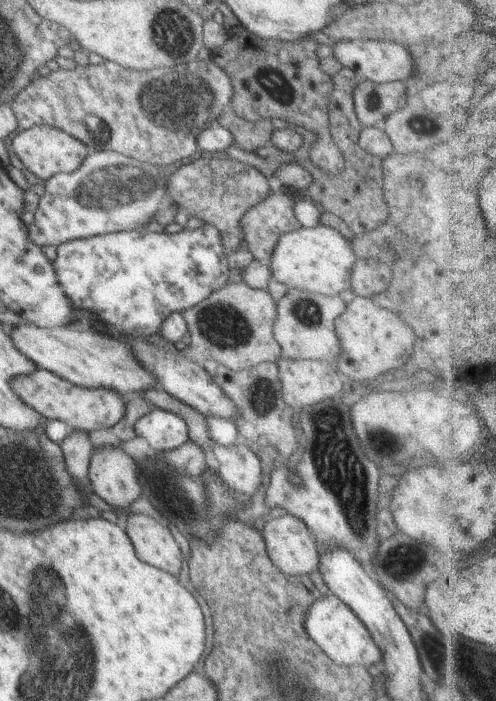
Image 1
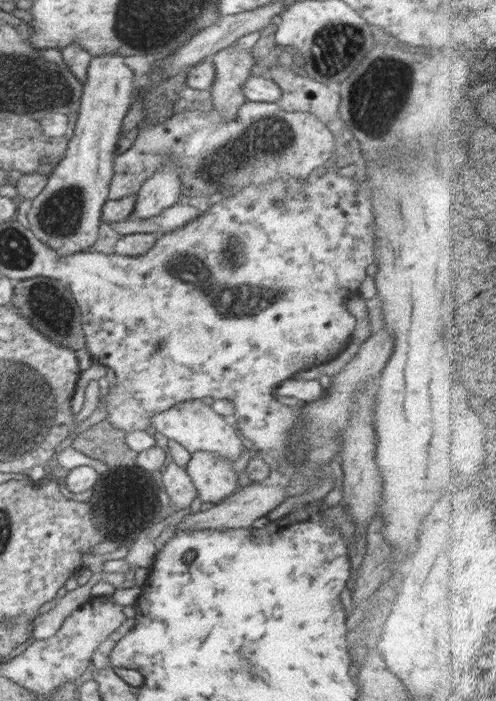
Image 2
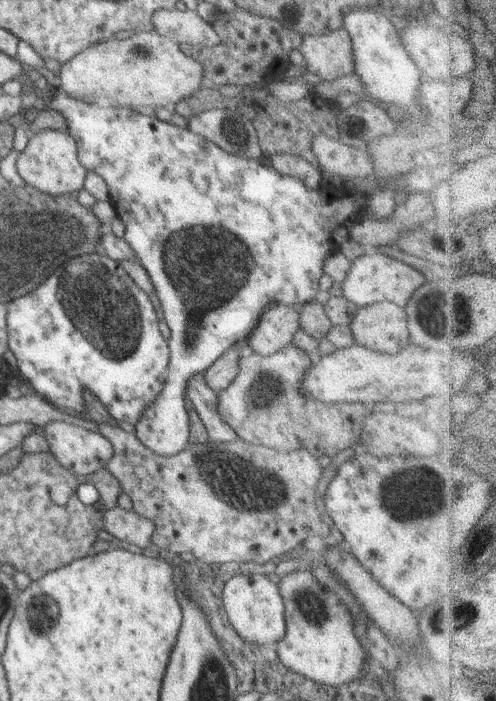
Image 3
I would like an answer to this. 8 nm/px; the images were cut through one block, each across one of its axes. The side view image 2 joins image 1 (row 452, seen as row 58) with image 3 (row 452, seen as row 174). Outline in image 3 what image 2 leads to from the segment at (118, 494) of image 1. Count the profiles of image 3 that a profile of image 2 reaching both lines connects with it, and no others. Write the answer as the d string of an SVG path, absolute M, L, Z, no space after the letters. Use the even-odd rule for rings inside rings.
M52 421L44 426L43 435L48 443L49 451L58 460L58 464L69 470L71 474L78 474L78 476L88 477L96 471L105 470L107 462L114 454L112 443L87 423L75 424L74 422Z

